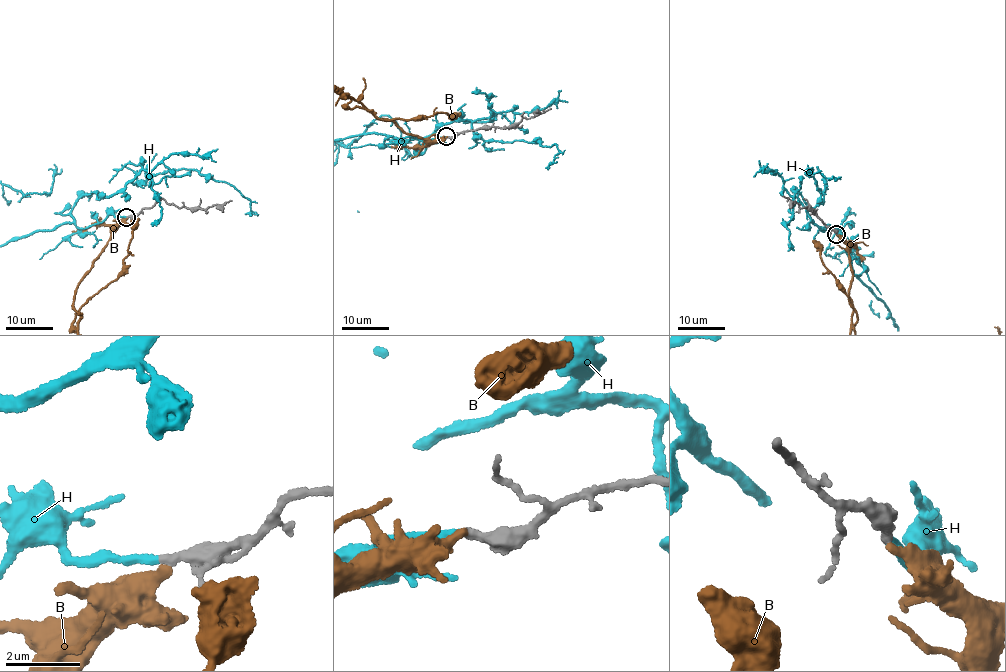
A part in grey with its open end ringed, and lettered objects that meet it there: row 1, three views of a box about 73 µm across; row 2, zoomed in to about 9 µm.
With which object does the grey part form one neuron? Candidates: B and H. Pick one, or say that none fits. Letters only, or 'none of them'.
H

